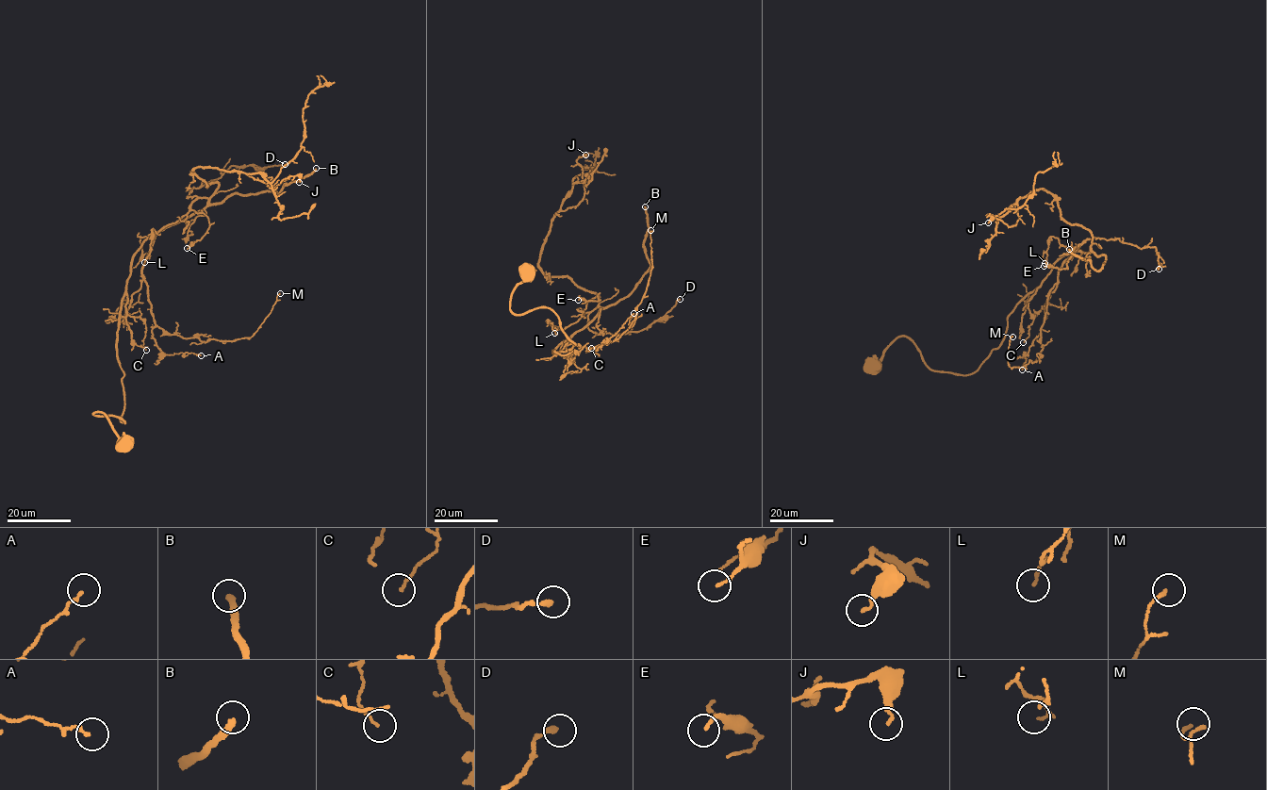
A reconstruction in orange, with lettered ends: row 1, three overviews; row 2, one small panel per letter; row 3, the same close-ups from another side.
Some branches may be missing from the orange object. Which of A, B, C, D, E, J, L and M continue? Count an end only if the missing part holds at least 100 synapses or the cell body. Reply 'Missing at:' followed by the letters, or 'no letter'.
Missing at: B

